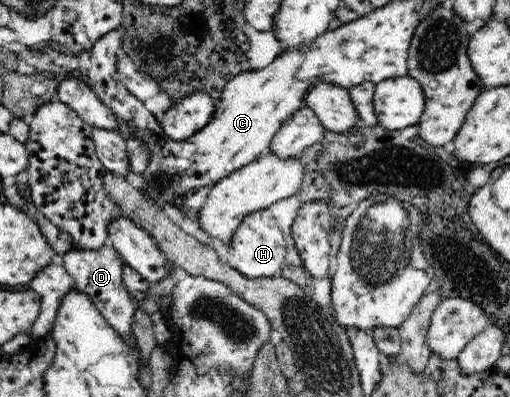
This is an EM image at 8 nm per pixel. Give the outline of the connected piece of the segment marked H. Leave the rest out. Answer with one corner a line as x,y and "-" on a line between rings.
260,210
246,215
246,218
236,228
230,242
227,263
246,278
275,277
284,268
284,252
287,247
284,234
272,213
268,210

